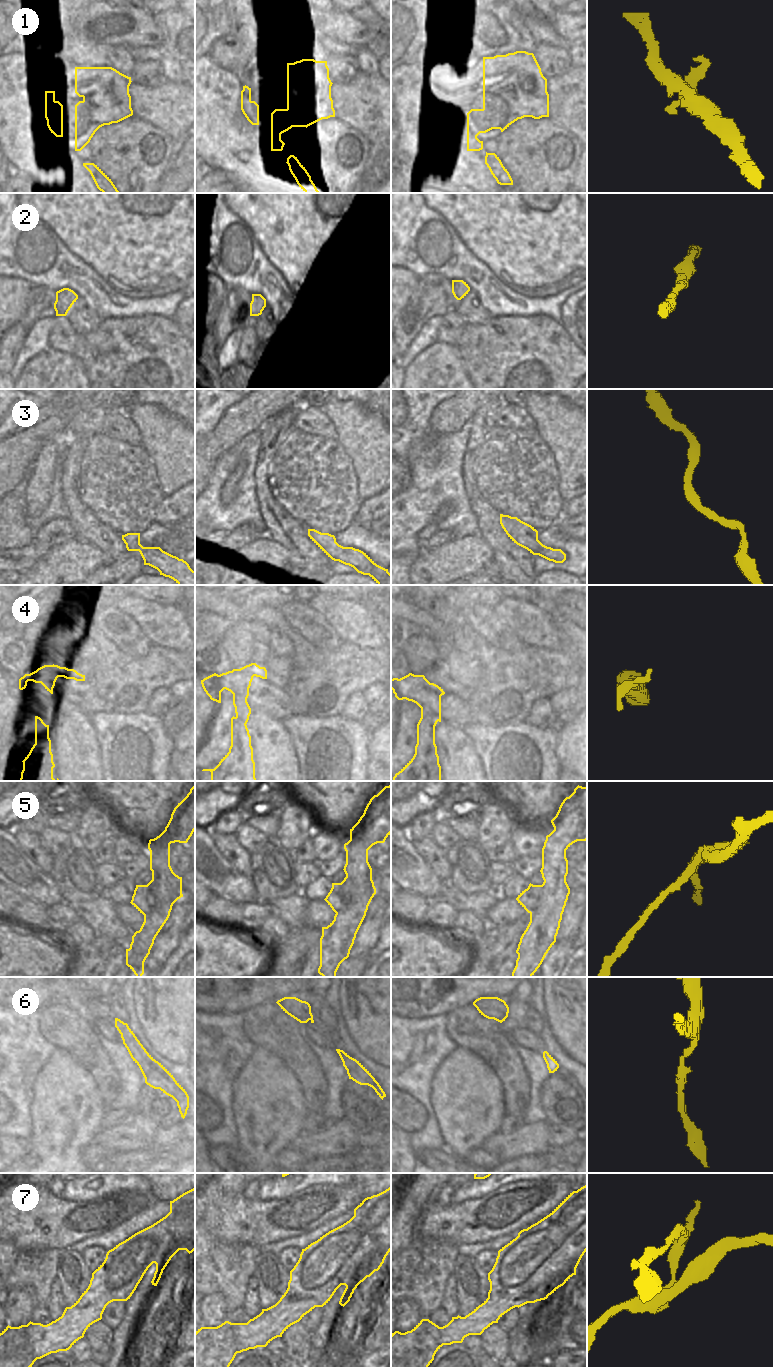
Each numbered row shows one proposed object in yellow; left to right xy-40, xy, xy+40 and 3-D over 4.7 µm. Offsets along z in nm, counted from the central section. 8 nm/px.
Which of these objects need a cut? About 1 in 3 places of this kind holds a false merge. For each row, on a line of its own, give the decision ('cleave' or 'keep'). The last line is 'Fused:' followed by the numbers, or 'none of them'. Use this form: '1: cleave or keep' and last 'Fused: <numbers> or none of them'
1: keep
2: keep
3: keep
4: cleave
5: cleave
6: keep
7: keep
Fused: 4, 5

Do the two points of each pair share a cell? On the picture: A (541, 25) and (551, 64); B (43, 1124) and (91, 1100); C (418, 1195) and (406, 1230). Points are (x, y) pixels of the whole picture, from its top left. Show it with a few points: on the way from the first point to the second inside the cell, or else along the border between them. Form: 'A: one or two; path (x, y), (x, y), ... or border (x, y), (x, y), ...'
A: two; border (538, 43), (547, 43), (567, 50)
B: one; path (55, 1124), (72, 1108), (79, 1108)
C: one; path (410, 1204), (406, 1210), (406, 1221)

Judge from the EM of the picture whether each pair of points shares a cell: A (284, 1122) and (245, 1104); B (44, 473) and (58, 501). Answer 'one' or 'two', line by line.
A: one
B: two

